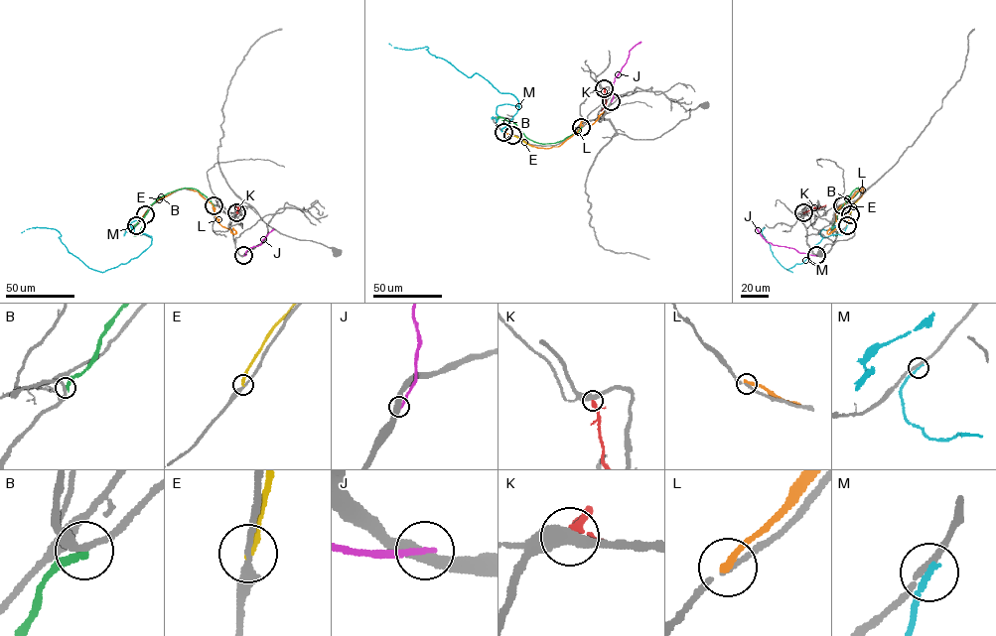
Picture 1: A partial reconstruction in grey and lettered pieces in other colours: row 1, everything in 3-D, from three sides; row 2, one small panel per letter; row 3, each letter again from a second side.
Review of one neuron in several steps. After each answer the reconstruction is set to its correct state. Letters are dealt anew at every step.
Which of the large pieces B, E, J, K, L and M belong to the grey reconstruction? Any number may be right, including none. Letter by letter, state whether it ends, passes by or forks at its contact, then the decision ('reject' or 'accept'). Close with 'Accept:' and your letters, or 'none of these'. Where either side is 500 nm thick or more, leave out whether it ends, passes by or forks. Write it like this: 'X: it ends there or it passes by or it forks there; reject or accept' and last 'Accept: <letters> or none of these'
B: it ends there; reject
E: it ends there; reject
J: it ends there; reject
K: it passes by; reject
L: it ends there; reject
M: it ends there; reject
Accept: none of these

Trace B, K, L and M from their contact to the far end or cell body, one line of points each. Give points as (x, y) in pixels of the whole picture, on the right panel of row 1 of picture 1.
B: (842, 205), (858, 188), (856, 193), (839, 208), (837, 235)
K: (803, 212), (825, 205)
L: (846, 225), (851, 207), (862, 195), (862, 188), (837, 209), (835, 220), (839, 226), (828, 234), (829, 227)
M: (847, 225), (841, 235), (822, 238), (807, 258), (789, 268), (792, 272), (773, 254), (765, 227), (759, 232)

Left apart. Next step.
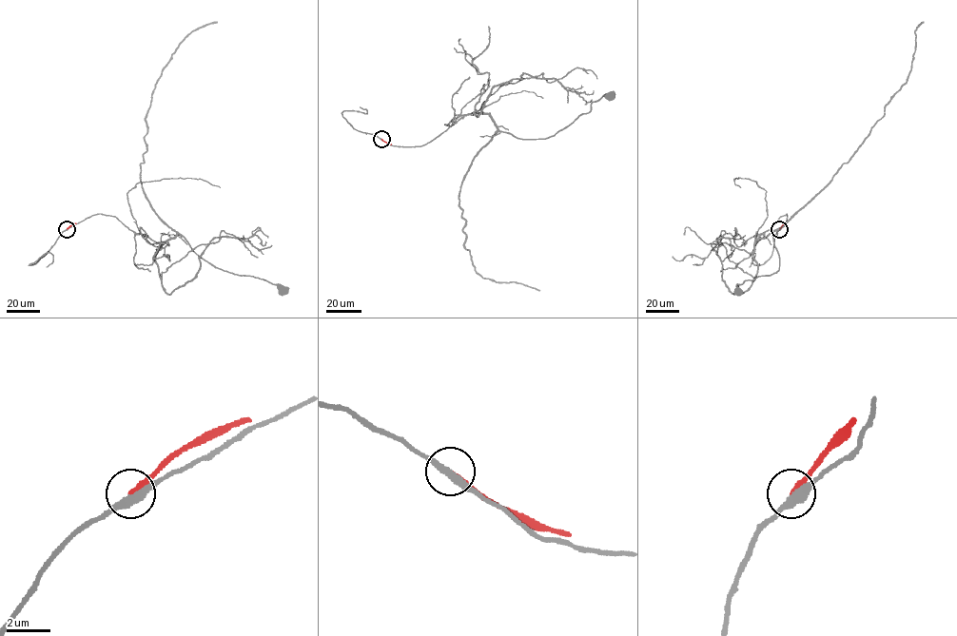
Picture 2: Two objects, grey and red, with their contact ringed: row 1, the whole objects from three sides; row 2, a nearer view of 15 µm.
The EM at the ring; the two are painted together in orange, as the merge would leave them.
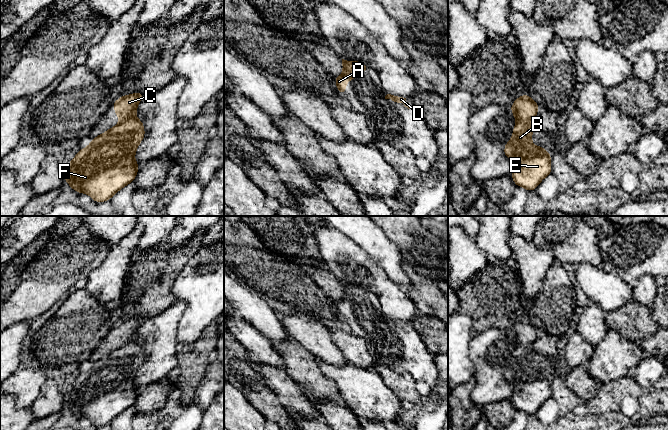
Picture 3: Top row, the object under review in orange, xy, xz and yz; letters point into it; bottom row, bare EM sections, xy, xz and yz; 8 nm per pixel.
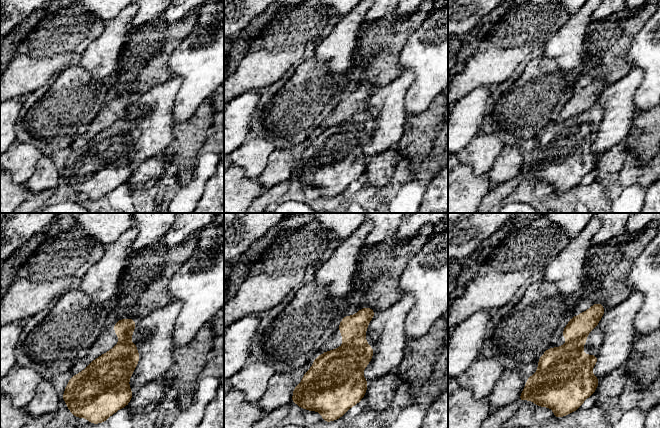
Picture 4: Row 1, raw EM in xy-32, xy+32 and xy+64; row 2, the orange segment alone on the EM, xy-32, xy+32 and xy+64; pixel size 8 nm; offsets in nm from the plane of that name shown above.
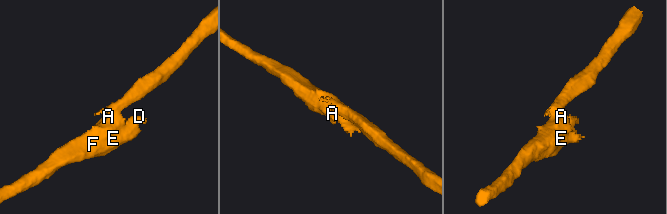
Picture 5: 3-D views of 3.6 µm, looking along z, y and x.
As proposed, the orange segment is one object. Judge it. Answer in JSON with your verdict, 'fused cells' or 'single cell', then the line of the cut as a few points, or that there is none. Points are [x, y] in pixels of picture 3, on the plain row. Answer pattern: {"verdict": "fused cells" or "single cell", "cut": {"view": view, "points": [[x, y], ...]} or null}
{"verdict": "fused cells", "cut": {"view": "yz", "points": [[534, 341], [526, 345], [517, 346]]}}

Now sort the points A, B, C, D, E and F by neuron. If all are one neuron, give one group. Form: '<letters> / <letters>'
A B D E F / C

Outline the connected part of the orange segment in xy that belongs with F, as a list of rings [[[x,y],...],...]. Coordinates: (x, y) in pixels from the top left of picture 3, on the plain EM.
[[[133,339],[127,345],[117,348],[93,362],[86,372],[77,375],[76,380],[69,386],[65,393],[64,404],[79,418],[88,418],[93,423],[93,426],[110,425],[111,421],[119,414],[133,407],[140,391],[135,385],[135,376],[144,360],[143,346]]]

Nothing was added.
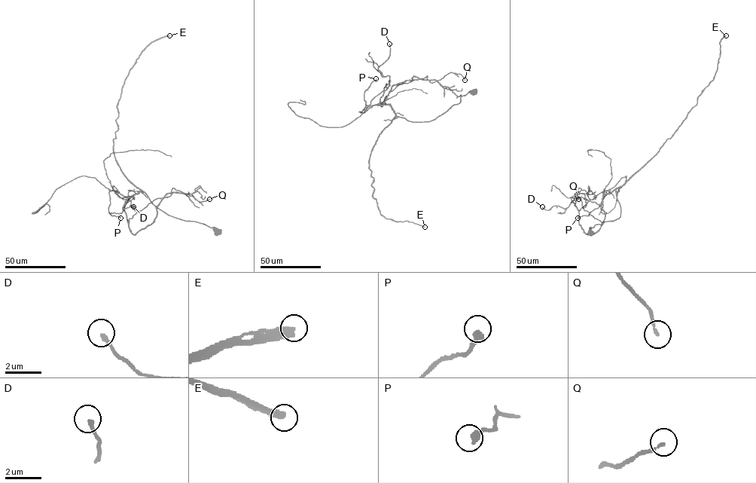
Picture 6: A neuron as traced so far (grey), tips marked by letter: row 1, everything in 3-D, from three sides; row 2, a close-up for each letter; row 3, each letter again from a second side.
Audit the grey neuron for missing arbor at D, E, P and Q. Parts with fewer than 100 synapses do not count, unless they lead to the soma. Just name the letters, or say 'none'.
E

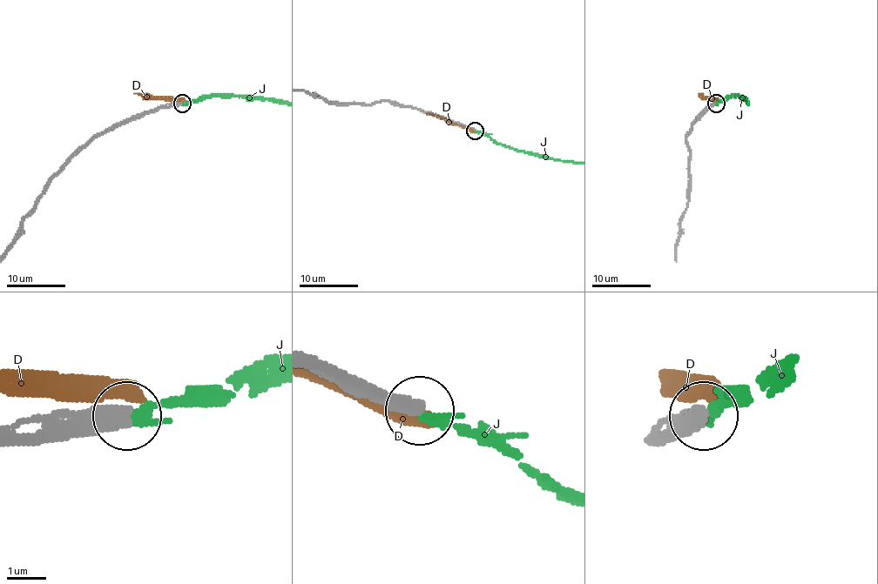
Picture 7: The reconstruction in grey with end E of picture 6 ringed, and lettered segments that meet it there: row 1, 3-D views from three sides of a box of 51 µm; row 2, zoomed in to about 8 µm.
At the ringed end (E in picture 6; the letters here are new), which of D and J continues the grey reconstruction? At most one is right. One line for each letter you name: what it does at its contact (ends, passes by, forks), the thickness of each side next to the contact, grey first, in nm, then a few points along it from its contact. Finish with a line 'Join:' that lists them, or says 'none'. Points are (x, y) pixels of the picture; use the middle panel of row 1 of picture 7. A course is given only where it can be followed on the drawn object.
J: it ends there; 460 nm thick on the grey side, 240 nm on the other
Join: J

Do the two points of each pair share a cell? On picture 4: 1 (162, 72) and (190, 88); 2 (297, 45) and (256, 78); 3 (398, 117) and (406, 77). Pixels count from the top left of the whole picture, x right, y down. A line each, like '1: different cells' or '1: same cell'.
1: different cells
2: same cell
3: same cell

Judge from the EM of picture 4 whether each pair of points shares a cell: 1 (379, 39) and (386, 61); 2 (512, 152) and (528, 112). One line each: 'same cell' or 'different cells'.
1: same cell
2: different cells

